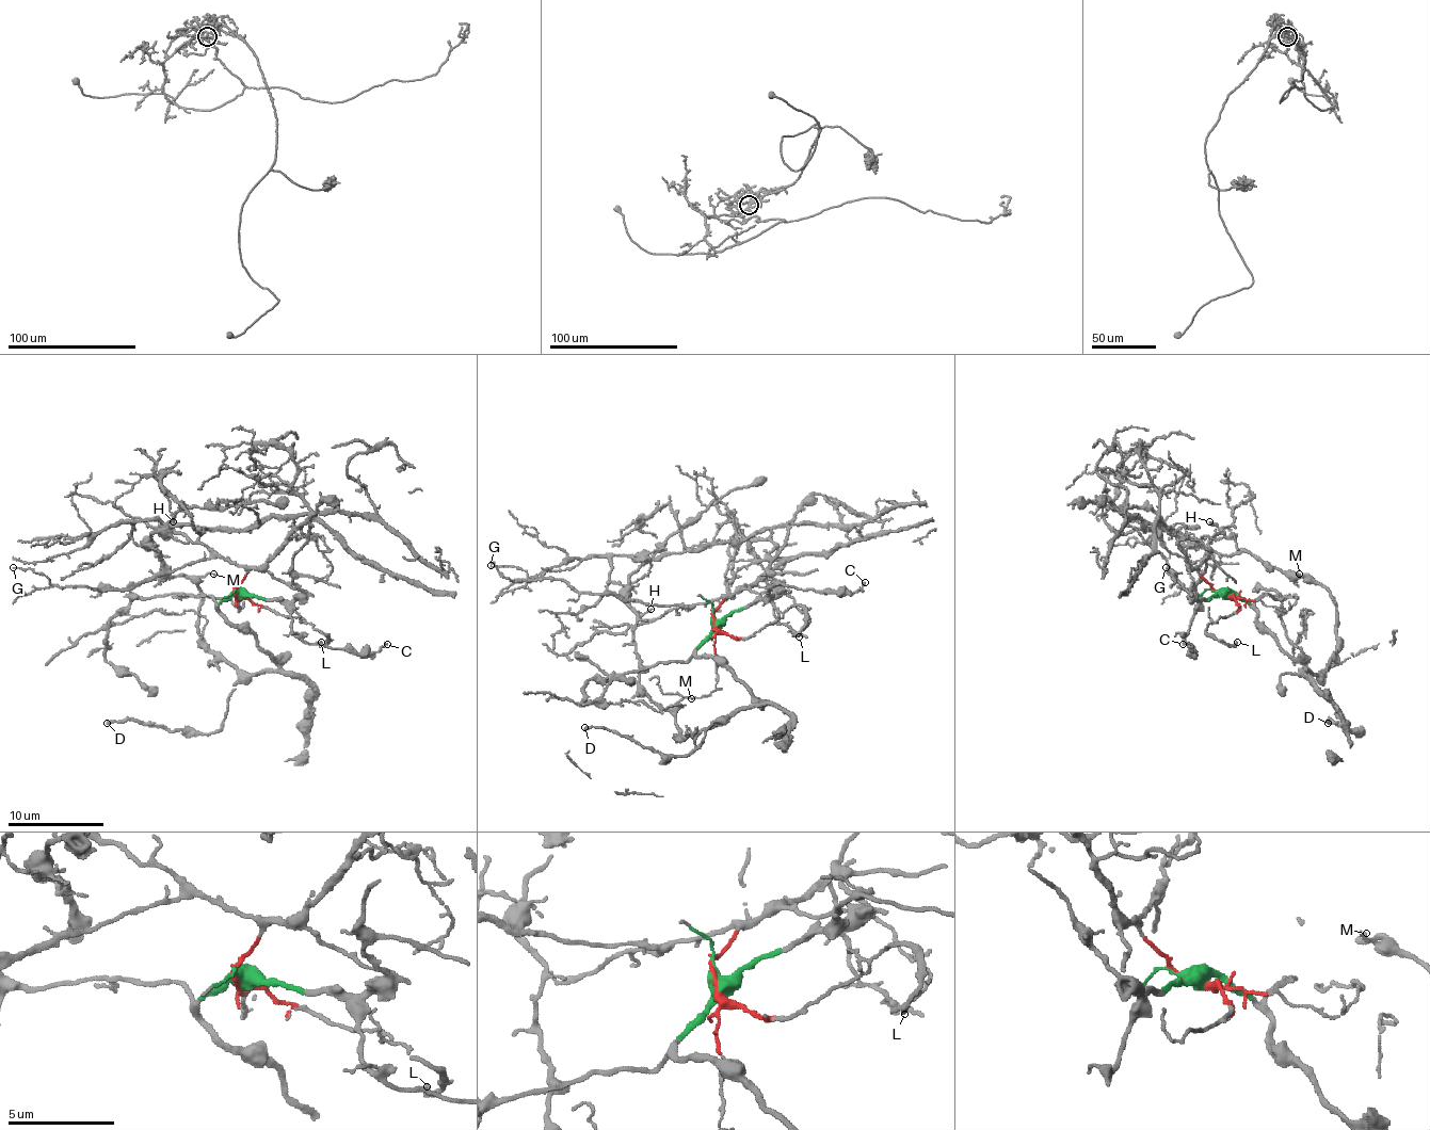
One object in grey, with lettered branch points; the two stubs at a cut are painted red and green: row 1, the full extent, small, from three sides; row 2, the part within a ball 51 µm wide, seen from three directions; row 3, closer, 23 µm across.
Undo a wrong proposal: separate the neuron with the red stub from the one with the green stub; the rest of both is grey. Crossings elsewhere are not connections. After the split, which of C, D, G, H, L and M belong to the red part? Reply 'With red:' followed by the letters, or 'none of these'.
With red: G, H, L

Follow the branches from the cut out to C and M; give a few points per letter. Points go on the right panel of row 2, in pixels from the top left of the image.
C: (1223, 596), (1206, 598), (1194, 612), (1185, 634), (1185, 642), (1194, 654), (1182, 644)
M: (1223, 596), (1237, 593), (1295, 661), (1319, 673), (1331, 661), (1336, 642), (1334, 600), (1300, 574)

